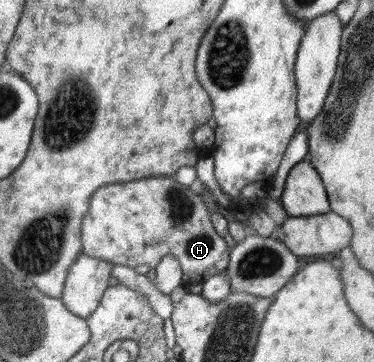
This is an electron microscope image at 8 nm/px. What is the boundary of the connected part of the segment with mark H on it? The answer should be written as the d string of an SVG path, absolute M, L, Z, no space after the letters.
M150 176L127 183L103 186L91 195L87 216L81 223L82 252L93 258L108 260L115 265L137 267L146 264L157 268L164 256L176 256L182 266L182 284L203 284L215 274L225 271L230 261L231 244L228 238L217 234L210 219L210 212L201 196L182 186L175 178Z

